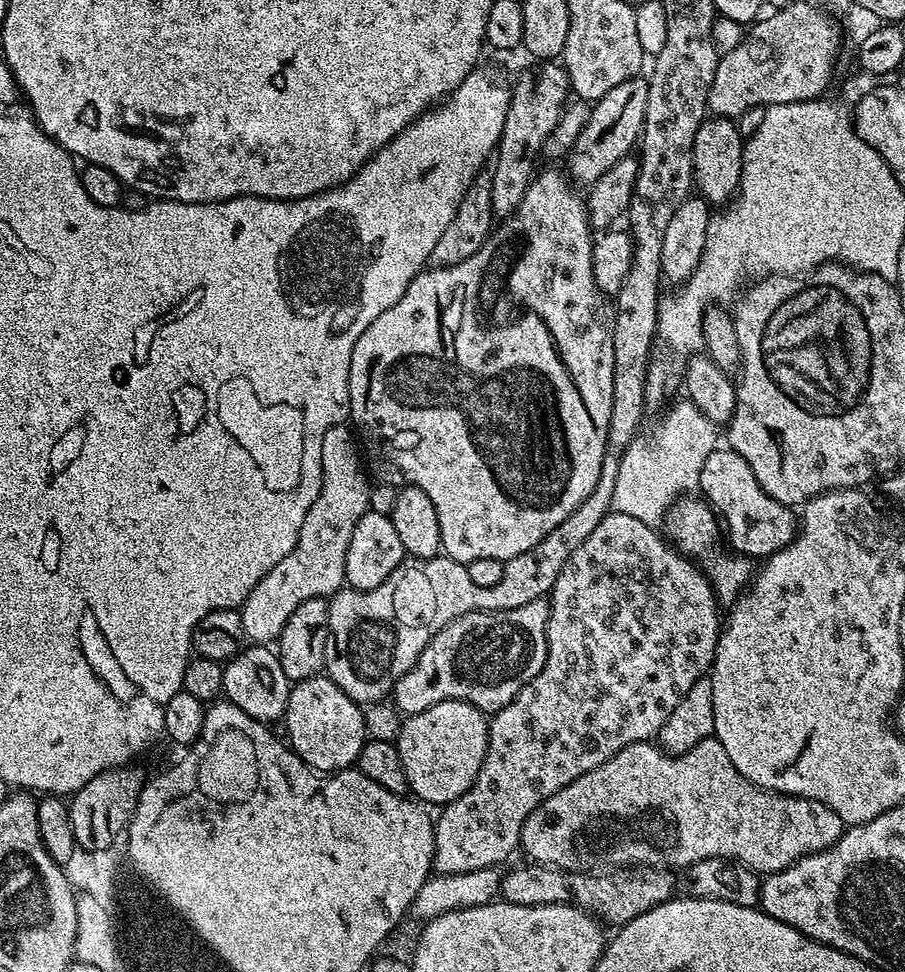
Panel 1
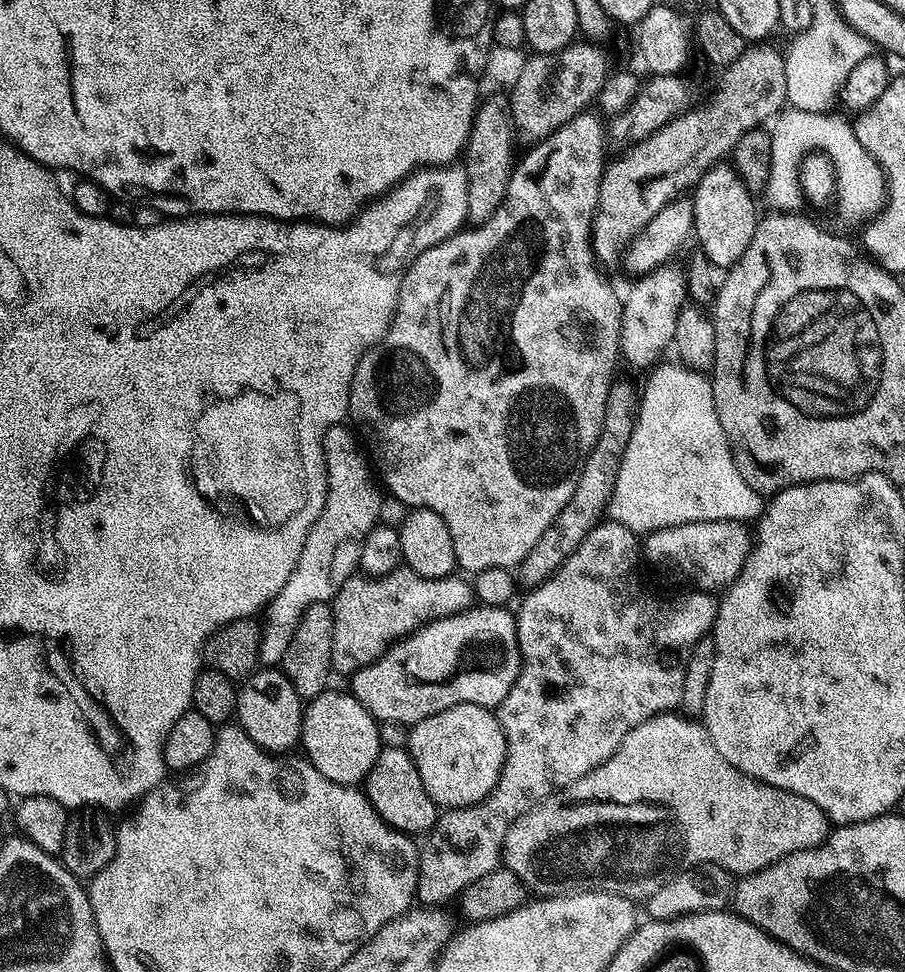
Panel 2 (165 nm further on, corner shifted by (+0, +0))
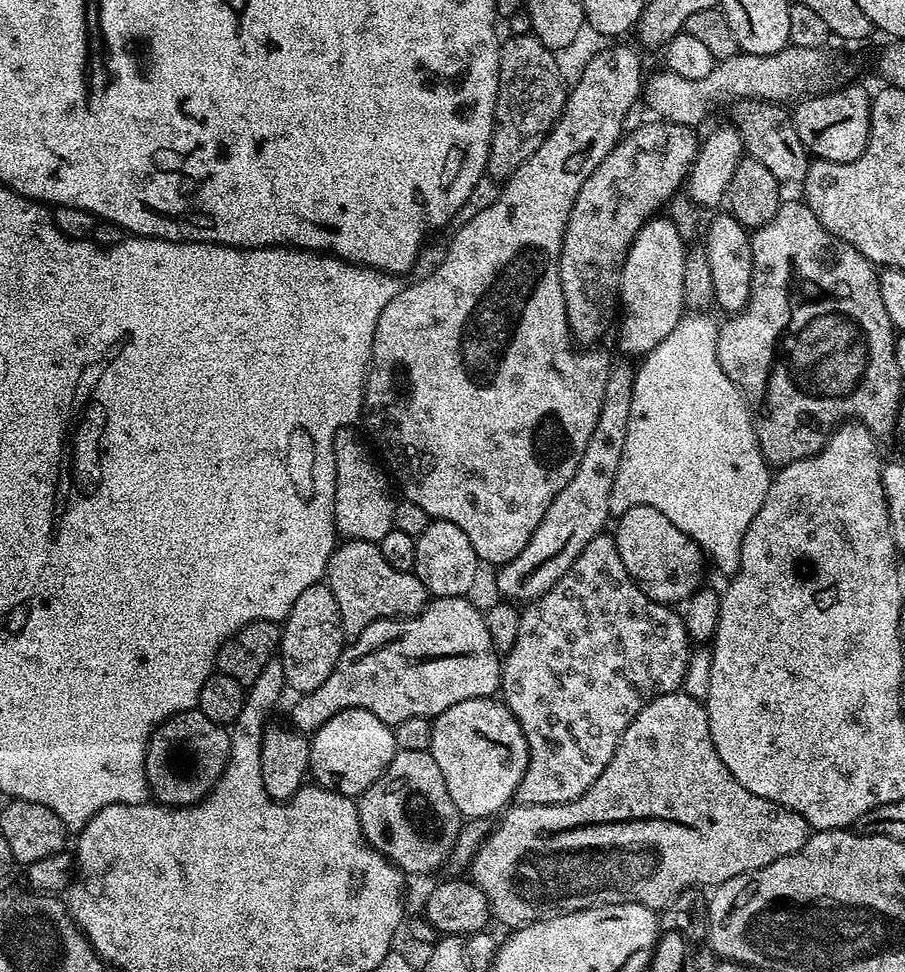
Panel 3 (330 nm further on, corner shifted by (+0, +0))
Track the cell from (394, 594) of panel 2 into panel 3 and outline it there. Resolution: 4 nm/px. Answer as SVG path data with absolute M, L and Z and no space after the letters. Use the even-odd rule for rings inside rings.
M345 539L337 543L328 560L326 583L338 602L338 614L342 618L345 637L354 638L379 620L402 620L406 616L418 616L430 603L426 586L415 572L394 570L386 558L382 558L379 543Z

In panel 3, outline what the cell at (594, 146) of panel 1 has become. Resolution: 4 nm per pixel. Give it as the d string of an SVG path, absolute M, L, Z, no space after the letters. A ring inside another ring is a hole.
M743 98L737 99L732 105L731 123L740 133L745 153L751 159L762 162L762 166L766 166L766 170L770 170L770 174L774 174L781 185L799 185L808 173L810 153L802 138L798 138L798 130L794 130L789 109L784 109L787 107L776 102Z

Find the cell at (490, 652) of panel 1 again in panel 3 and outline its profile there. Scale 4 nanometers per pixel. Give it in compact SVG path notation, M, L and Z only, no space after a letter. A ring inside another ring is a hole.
M437 596L425 606L418 616L406 616L402 620L379 620L351 641L350 648L364 652L352 660L351 651L345 650L338 658L330 678L318 686L318 690L305 692L292 708L291 727L301 734L316 732L334 714L347 708L370 710L383 724L394 726L406 718L435 718L441 716L450 706L474 698L487 700L500 690L501 653L490 642L490 630L486 630L484 612L471 604L471 599L462 596Z

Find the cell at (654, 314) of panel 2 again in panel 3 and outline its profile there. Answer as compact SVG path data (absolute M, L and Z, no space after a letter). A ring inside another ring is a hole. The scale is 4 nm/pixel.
M631 367L611 369L594 434L590 434L590 442L586 442L586 451L582 454L582 462L578 462L578 470L574 470L574 478L570 478L570 482L562 486L558 498L550 502L550 510L546 510L542 522L538 522L538 530L534 530L530 542L526 542L522 554L509 564L499 565L496 588L505 601L531 602L546 594L546 590L570 570L574 558L582 554L585 546L605 531L604 523L610 520L610 490L625 450L634 382Z

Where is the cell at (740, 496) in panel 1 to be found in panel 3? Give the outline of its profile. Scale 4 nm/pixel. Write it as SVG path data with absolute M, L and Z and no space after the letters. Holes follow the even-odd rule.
M636 505L617 515L614 539L618 558L650 599L659 604L679 605L688 601L705 583L706 555L690 537L678 530L662 511L652 505Z

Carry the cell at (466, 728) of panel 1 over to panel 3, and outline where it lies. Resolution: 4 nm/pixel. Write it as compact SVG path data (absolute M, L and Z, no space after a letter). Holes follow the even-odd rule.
M474 698L458 702L458 706L450 706L450 710L435 717L432 720L428 751L432 753L434 762L438 762L442 782L446 782L446 790L450 790L450 798L461 817L474 820L495 817L513 803L518 786L522 782L522 774L526 774L528 765L526 734L522 734L522 726L518 726L512 711L496 698Z

